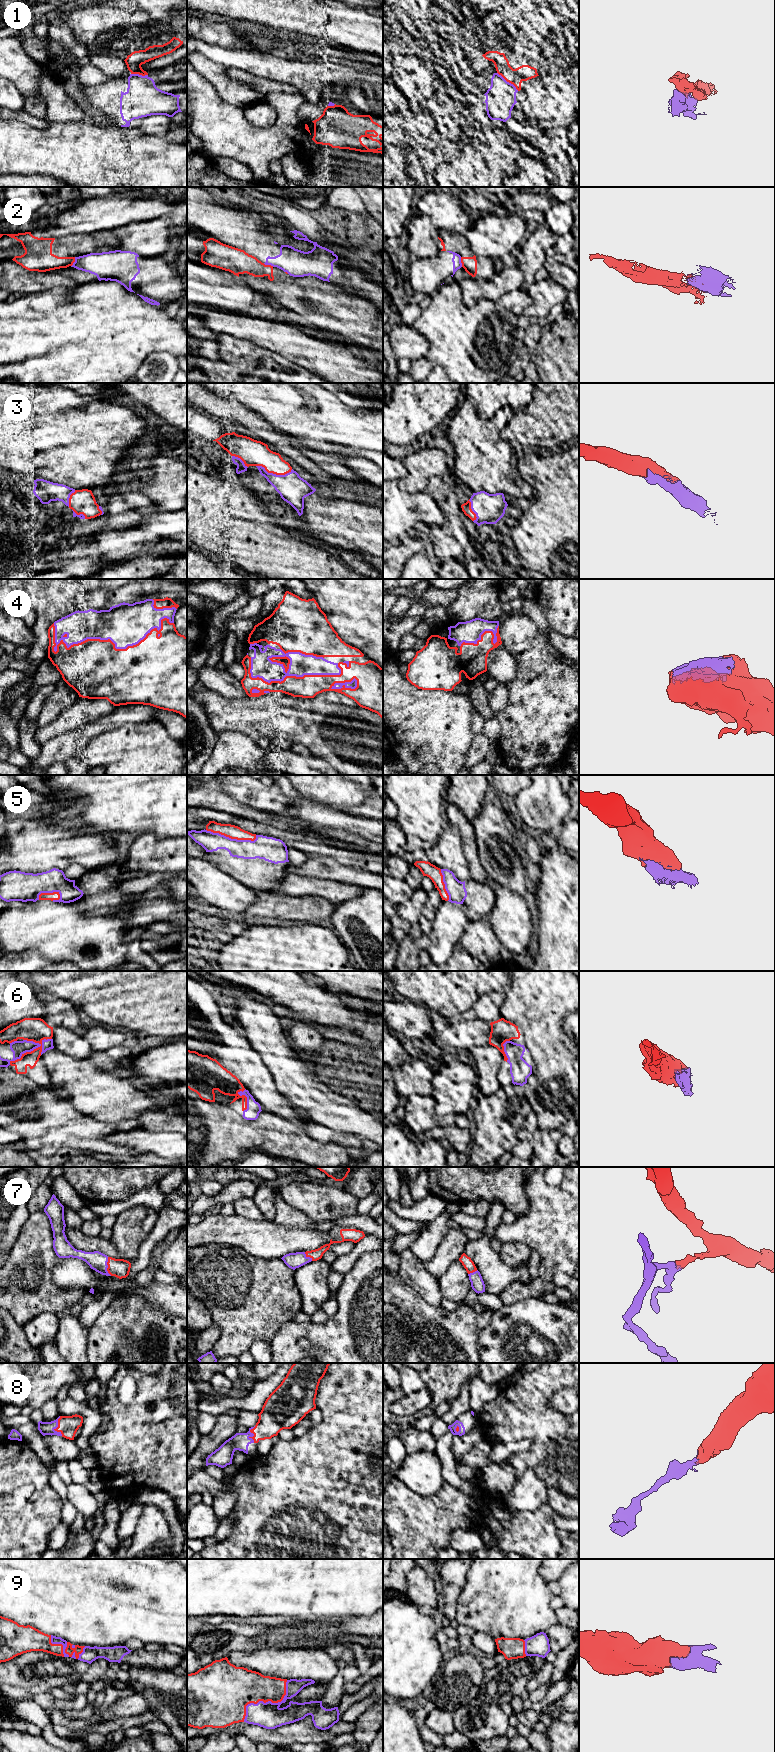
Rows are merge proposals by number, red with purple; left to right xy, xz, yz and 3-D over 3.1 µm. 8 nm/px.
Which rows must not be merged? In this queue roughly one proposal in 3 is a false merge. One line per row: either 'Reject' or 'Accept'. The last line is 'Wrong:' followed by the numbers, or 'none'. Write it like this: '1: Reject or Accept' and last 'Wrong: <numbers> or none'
1: Reject
2: Reject
3: Accept
4: Accept
5: Accept
6: Accept
7: Accept
8: Accept
9: Accept
Wrong: 1, 2

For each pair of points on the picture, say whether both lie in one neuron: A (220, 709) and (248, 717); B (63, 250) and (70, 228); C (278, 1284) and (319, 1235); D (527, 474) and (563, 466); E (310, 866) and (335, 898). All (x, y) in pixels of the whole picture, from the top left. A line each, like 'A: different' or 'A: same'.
A: same
B: different
C: different
D: same
E: different

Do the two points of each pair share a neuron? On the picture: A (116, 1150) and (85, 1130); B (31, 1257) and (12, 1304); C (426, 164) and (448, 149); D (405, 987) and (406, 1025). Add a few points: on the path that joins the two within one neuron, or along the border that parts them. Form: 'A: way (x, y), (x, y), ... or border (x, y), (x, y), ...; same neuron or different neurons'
A: way (108, 1148), (100, 1145), (93, 1138); same neuron
B: way (39, 1276), (51, 1295), (31, 1305); same neuron
C: way (431, 163), (443, 151); same neuron
D: border (410, 1001), (427, 1008); different neurons

